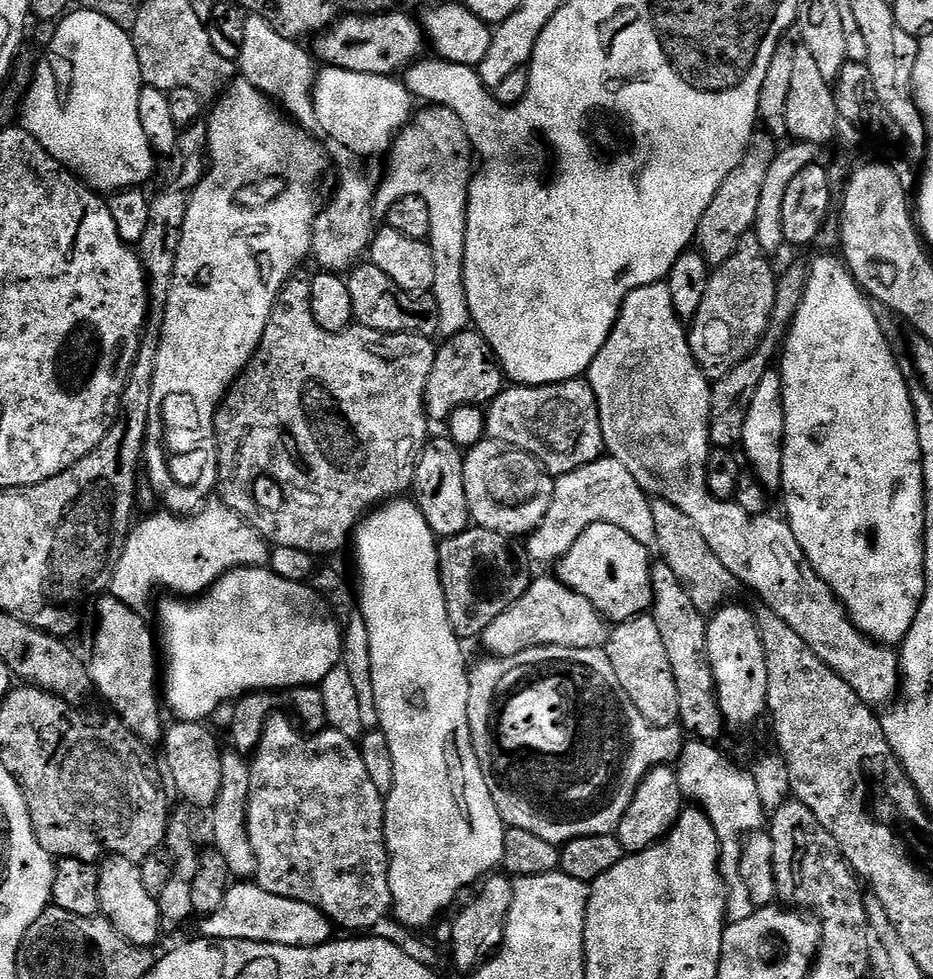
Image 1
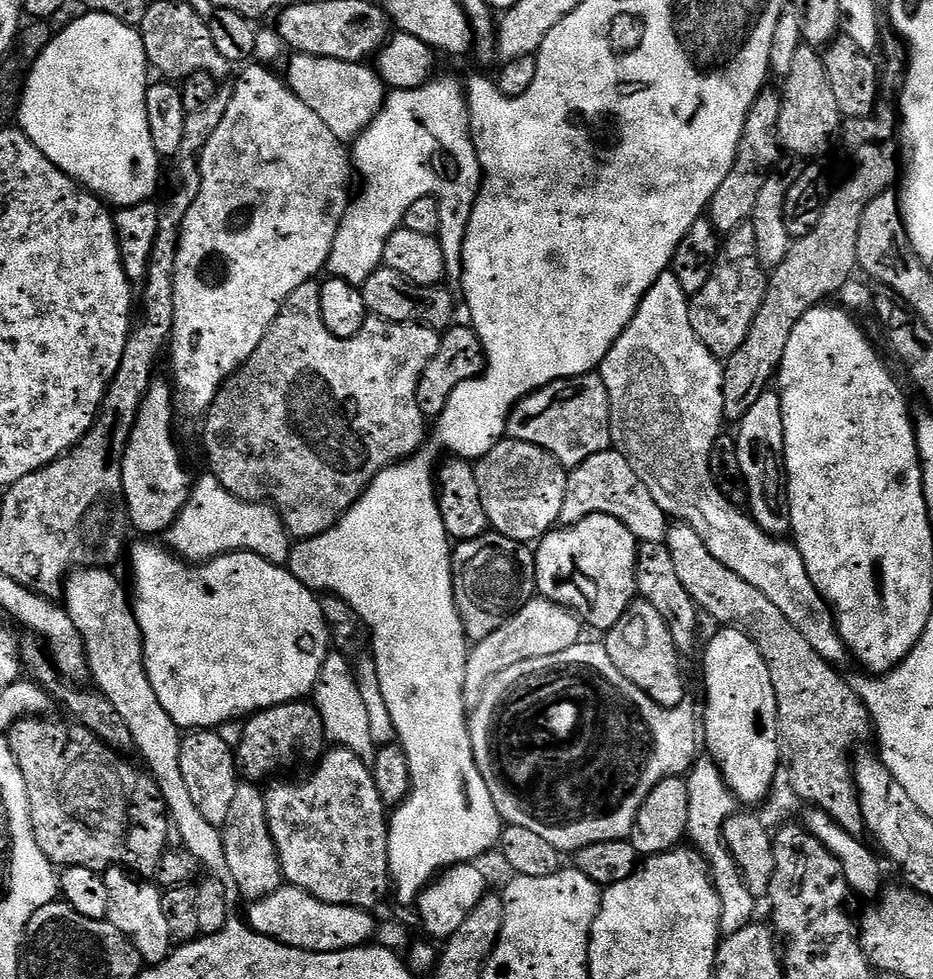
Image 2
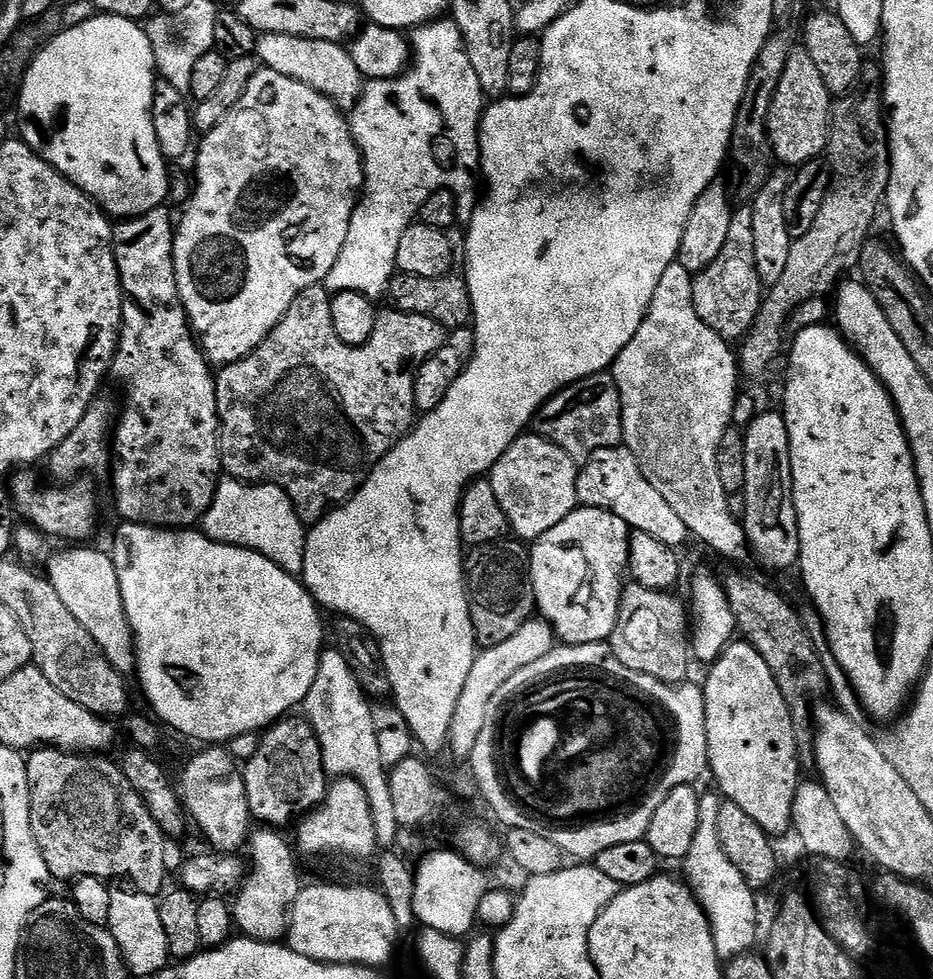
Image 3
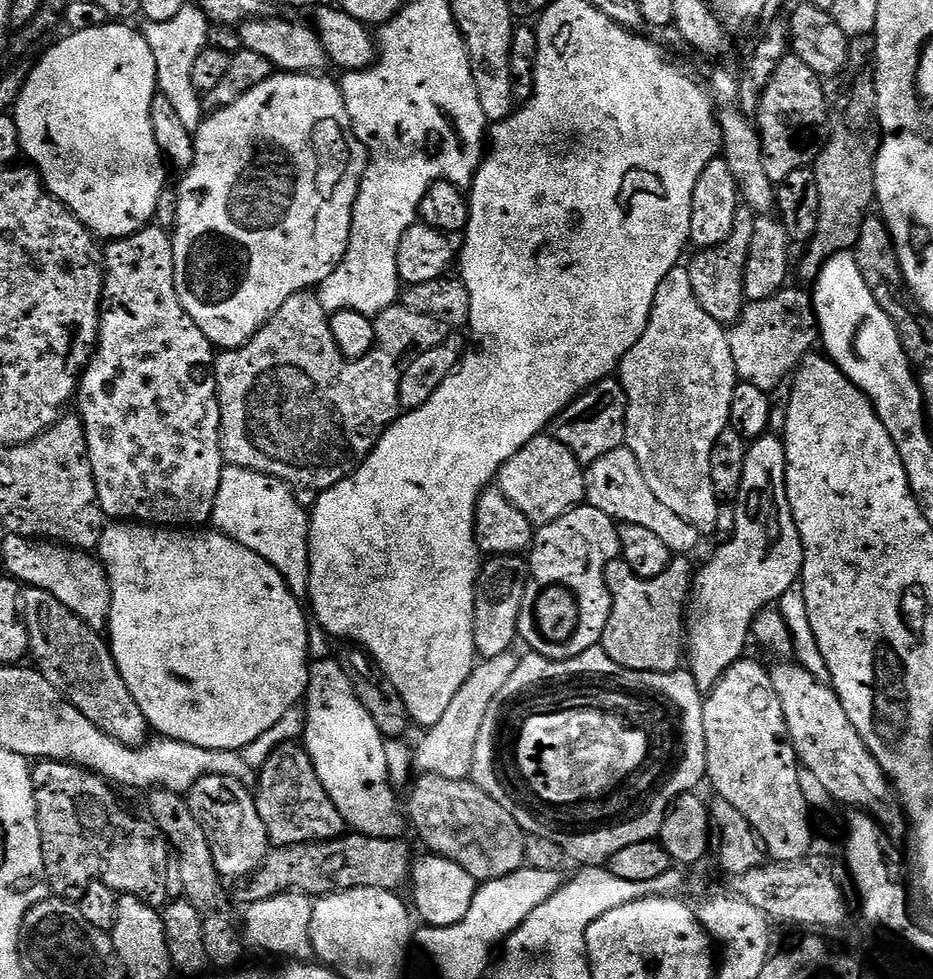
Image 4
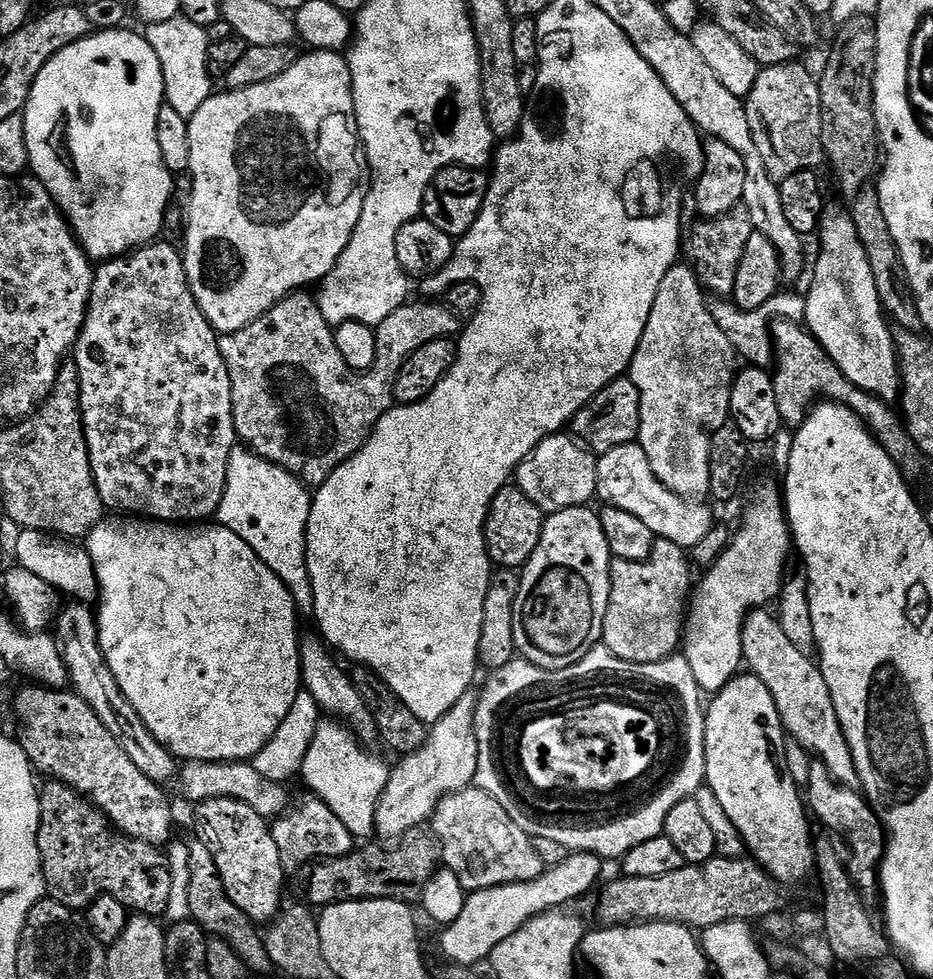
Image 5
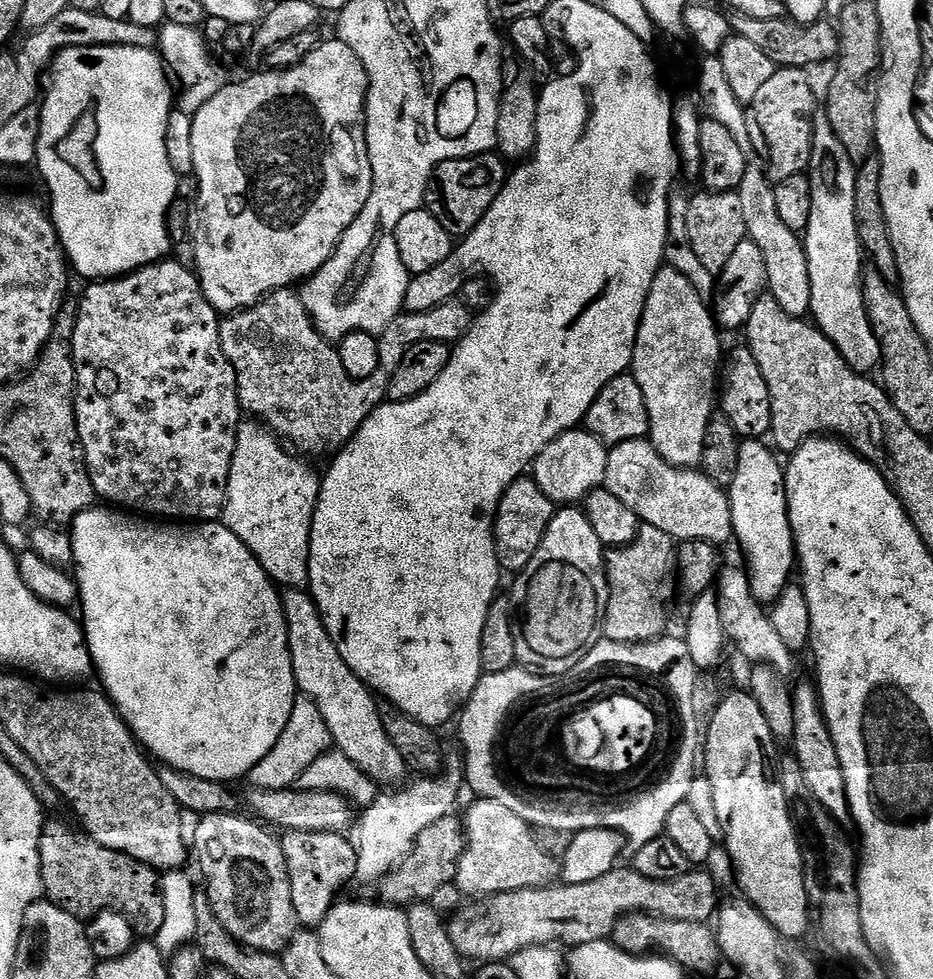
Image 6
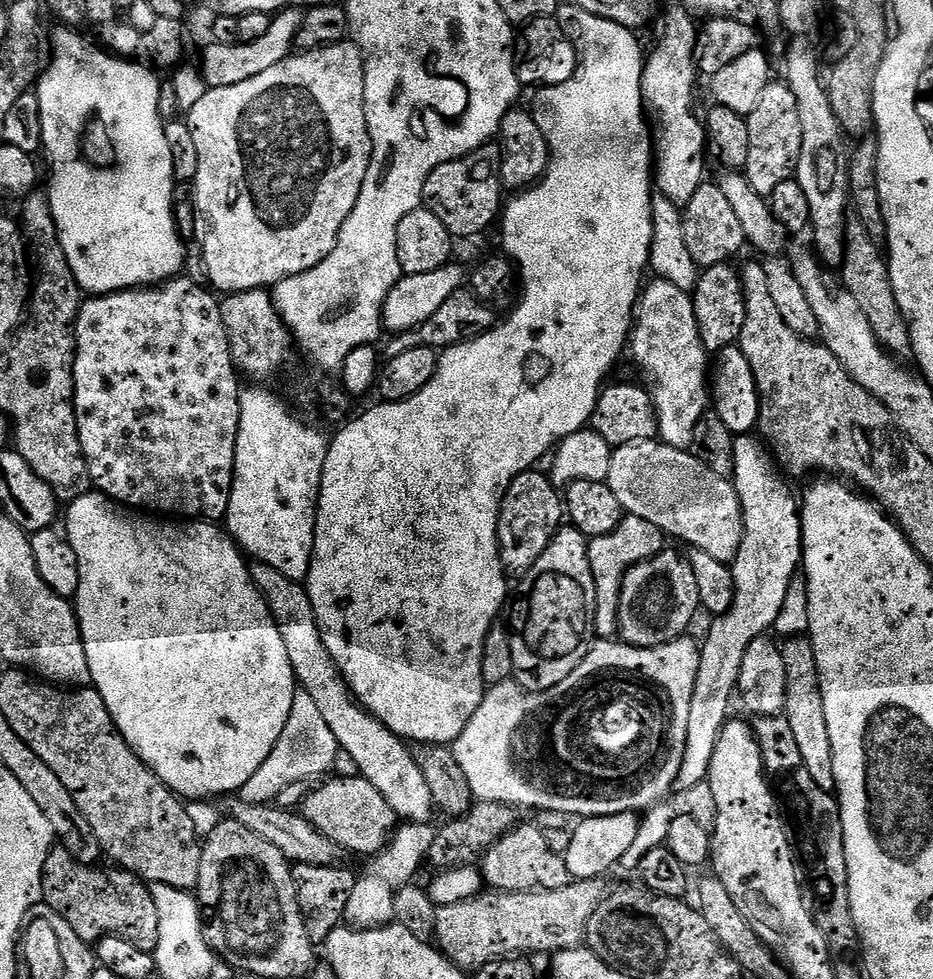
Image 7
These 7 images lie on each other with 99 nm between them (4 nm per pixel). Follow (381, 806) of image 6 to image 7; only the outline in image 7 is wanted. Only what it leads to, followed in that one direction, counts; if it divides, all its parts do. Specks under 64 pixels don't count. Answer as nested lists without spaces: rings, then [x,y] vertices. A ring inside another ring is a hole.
[[[404,822],[393,831],[384,848],[367,861],[369,872],[361,875],[354,886],[354,894],[350,894],[350,902],[346,902],[345,921],[357,930],[365,928],[384,928],[396,919],[394,914],[394,902],[396,901],[396,889],[402,882],[413,879],[412,876],[424,860],[429,859],[432,844],[436,840],[437,829],[431,828],[431,823]]]

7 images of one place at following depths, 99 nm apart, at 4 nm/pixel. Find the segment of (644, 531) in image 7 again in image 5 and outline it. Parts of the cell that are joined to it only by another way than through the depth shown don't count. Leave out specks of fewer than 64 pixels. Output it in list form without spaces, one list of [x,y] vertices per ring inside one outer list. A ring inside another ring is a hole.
[[[657,539],[650,558],[642,562],[613,559],[603,647],[631,664],[662,662],[668,656],[677,655],[694,591],[692,570],[694,564],[686,549],[669,540]]]

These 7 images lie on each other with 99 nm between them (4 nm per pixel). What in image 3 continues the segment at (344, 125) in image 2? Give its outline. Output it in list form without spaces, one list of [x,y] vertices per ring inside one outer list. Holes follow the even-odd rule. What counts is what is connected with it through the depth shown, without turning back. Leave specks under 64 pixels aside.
[[[290,34],[257,35],[254,55],[263,67],[310,86],[310,90],[320,92],[341,110],[355,108],[356,101],[360,99],[362,77],[344,44],[314,38],[293,38]]]

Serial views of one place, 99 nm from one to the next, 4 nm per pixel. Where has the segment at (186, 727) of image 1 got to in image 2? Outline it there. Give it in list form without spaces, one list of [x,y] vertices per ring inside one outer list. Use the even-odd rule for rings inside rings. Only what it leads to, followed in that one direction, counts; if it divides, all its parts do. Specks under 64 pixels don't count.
[[[192,730],[183,737],[181,746],[182,777],[191,799],[207,822],[217,826],[228,823],[238,783],[238,765],[233,748],[222,742],[219,731]]]

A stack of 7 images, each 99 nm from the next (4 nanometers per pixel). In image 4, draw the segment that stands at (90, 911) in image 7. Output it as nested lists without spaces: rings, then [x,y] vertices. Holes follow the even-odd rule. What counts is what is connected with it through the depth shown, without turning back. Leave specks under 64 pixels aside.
[[[42,760],[32,768],[32,785],[36,791],[36,817],[38,818],[38,830],[42,838],[42,862],[46,866],[48,887],[53,897],[73,902],[79,901],[80,895],[86,890],[86,886],[90,886],[97,880],[106,886],[110,886],[110,890],[114,890],[120,896],[133,896],[142,901],[143,904],[149,904],[157,910],[163,909],[164,905],[169,903],[168,869],[170,867],[170,849],[168,842],[163,834],[157,830],[151,819],[143,818],[144,820],[139,820],[134,813],[127,812],[120,805],[120,800],[116,797],[117,789],[109,781],[102,776],[97,776],[95,772],[91,772],[88,768],[79,768],[76,764],[65,764],[62,760]]]

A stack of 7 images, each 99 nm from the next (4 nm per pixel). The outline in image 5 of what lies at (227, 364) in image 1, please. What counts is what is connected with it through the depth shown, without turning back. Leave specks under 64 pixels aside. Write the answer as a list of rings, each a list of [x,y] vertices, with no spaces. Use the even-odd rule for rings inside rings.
[[[312,50],[309,53],[309,56],[301,55],[297,58],[290,66],[290,70],[278,74],[278,78],[270,78],[270,82],[258,82],[258,86],[246,86],[242,90],[217,91],[198,107],[188,122],[190,130],[188,172],[190,177],[192,176],[192,197],[188,200],[188,229],[184,232],[182,255],[190,290],[202,314],[206,314],[210,326],[217,334],[237,332],[250,326],[250,322],[269,312],[279,300],[284,300],[293,292],[307,289],[309,287],[307,284],[315,285],[323,281],[338,262],[342,250],[346,250],[358,226],[358,218],[362,218],[362,206],[366,202],[370,187],[370,169],[368,155],[360,143],[360,131],[356,125],[350,66],[347,59],[338,52]]]

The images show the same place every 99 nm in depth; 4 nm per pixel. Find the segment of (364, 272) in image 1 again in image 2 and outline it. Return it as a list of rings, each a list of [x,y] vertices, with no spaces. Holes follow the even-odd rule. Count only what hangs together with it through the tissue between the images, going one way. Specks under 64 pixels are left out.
[[[381,266],[366,278],[362,286],[364,301],[369,313],[381,320],[389,320],[395,324],[424,324],[427,328],[447,330],[453,327],[456,316],[456,300],[452,292],[440,284],[422,286],[406,279],[398,270]]]

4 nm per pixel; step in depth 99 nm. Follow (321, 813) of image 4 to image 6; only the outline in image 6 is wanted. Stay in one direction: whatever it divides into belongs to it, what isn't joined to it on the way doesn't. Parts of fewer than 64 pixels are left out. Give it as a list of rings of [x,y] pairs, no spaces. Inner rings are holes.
[[[285,831],[279,837],[284,857],[288,860],[288,877],[290,878],[290,898],[294,902],[294,914],[297,925],[304,930],[319,929],[320,923],[330,914],[332,907],[341,899],[340,891],[356,880],[358,854],[356,844],[347,835],[339,832],[290,832]]]

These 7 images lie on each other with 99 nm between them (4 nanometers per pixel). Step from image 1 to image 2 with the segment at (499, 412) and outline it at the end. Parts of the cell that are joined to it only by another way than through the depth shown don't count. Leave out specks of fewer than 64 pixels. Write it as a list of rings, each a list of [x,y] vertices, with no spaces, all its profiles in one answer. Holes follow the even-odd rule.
[[[596,374],[555,380],[537,392],[531,392],[512,409],[507,435],[513,441],[546,450],[565,469],[577,468],[586,458],[594,458],[594,454],[612,448],[610,398],[606,386]]]

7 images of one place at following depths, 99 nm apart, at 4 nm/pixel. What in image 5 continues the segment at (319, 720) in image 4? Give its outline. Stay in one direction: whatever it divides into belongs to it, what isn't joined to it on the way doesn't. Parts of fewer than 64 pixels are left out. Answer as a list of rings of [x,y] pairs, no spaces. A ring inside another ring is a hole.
[[[322,720],[303,759],[300,776],[307,789],[330,806],[352,836],[364,840],[375,833],[377,806],[391,769],[387,762],[362,747],[356,734],[343,723]]]

